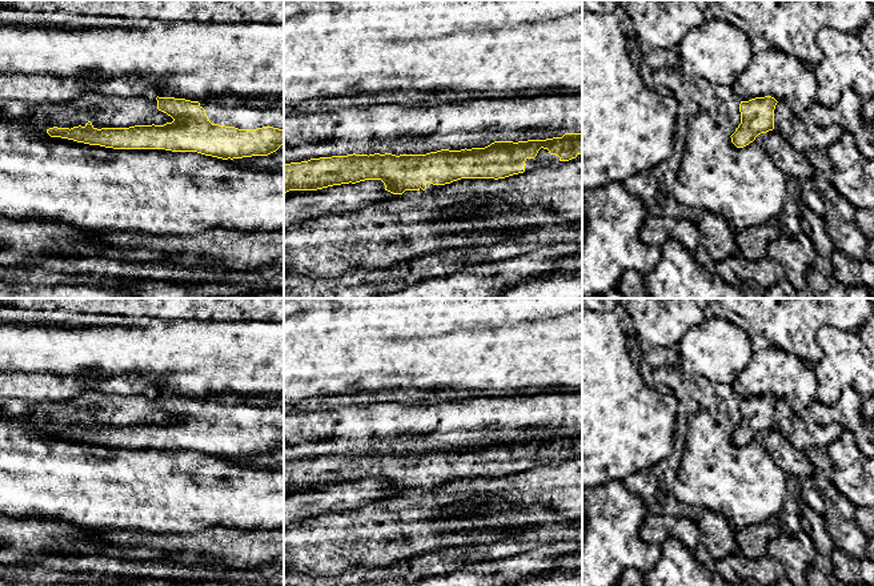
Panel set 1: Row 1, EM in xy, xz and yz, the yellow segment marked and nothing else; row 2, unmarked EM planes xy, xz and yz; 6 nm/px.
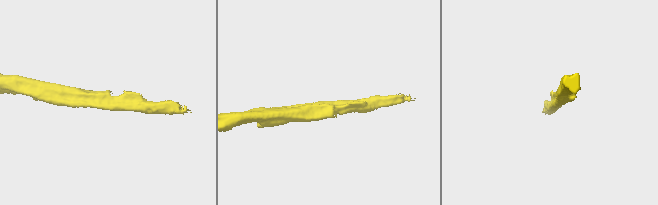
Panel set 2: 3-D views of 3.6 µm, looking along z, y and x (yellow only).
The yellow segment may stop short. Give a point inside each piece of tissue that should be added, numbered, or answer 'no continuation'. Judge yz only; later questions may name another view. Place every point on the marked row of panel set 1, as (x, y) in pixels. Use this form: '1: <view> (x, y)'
no continuation

